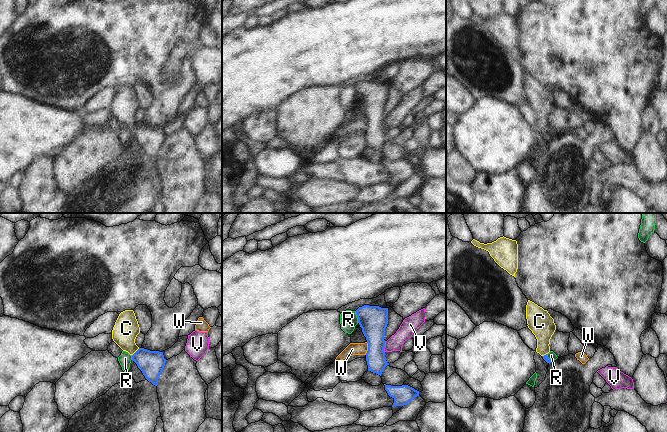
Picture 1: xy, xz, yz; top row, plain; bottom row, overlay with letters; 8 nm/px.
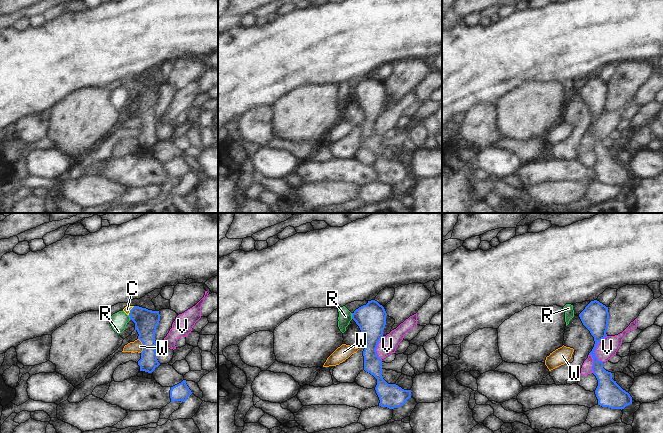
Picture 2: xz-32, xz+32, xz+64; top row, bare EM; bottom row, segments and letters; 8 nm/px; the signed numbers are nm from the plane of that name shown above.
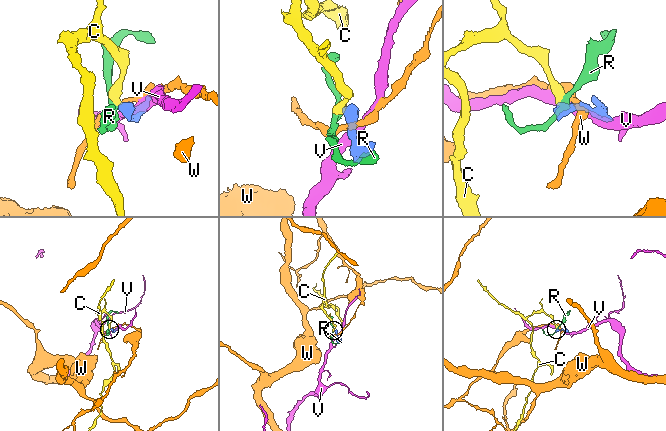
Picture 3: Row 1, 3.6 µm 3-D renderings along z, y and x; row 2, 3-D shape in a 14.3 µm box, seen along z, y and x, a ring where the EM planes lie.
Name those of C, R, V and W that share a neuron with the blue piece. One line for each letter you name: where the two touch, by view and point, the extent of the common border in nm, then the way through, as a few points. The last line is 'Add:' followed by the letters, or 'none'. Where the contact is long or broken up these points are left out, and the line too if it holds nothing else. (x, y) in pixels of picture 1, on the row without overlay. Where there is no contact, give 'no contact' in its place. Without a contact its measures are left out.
C: contact xy (135, 128); length 90 nm; way xy (151, 139), (135, 128), (126, 118), (126, 104)
Add: C

